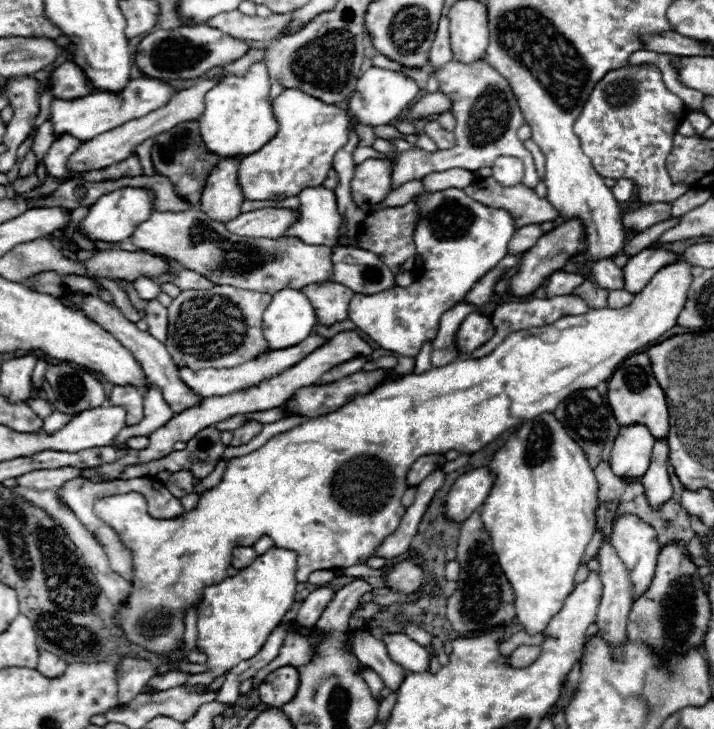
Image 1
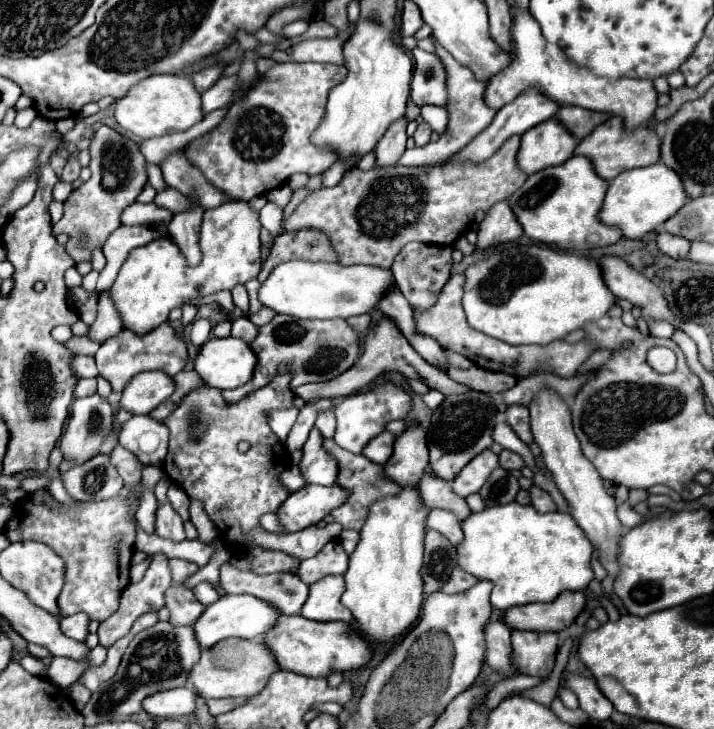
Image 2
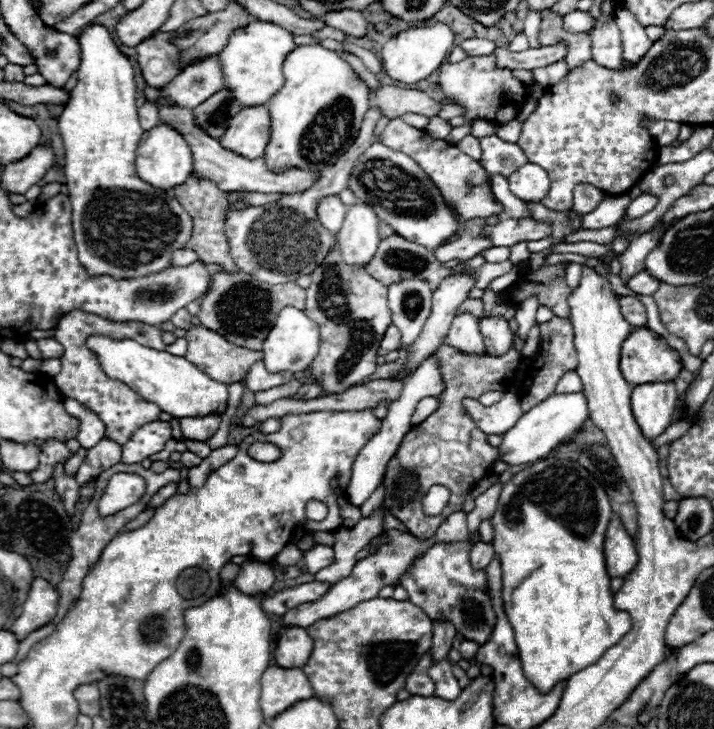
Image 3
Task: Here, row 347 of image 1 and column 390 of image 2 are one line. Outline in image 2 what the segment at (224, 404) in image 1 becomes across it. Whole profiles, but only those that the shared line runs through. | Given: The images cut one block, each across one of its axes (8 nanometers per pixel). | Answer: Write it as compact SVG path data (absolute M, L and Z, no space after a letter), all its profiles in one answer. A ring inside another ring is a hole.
M384 318L378 326L374 326L370 330L370 334L366 336L366 344L364 344L364 352L362 356L358 358L358 362L344 374L340 374L340 378L334 378L334 380L328 380L328 382L320 382L320 384L304 384L300 388L294 390L294 396L302 398L306 404L312 404L316 400L322 400L322 398L330 398L330 400L336 400L336 398L344 398L364 386L368 386L376 376L384 374L384 372L390 372L390 370L398 370L398 372L404 372L408 378L414 378L414 380L422 380L426 386L430 386L432 390L438 390L442 392L444 396L454 396L454 394L460 394L460 392L472 392L472 388L452 380L446 372L430 366L428 362L424 362L418 352L410 346L410 342L402 336L402 332L396 328L396 324L392 324L392 320Z

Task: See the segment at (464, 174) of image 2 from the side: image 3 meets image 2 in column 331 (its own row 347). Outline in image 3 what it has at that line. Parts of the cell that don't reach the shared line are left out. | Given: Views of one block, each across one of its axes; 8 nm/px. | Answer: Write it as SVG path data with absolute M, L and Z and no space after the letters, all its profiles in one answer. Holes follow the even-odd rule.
M192 326L188 328L188 352L186 352L186 360L196 364L198 370L206 372L210 378L220 380L224 384L234 384L234 382L242 382L246 372L250 370L250 366L258 360L262 360L262 352L254 352L254 350L244 350L232 342L228 342L224 336L204 328L204 326Z

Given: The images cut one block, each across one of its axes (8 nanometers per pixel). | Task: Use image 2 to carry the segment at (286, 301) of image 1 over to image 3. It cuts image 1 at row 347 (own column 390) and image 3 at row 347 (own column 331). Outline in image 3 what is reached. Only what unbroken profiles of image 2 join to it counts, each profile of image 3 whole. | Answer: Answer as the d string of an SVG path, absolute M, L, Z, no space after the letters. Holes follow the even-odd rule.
M292 306L284 308L282 314L278 314L276 324L272 326L272 332L268 334L268 338L264 340L264 366L268 372L300 372L306 370L312 360L318 354L318 346L320 346L320 332L316 322L312 322L302 310L296 310Z

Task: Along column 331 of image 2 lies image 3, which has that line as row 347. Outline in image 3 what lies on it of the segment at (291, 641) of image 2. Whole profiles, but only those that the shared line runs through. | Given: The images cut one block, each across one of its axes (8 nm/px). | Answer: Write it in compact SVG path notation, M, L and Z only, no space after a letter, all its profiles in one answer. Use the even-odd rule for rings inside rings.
M634 328L632 334L624 340L622 352L620 352L620 370L624 378L634 386L634 384L646 384L646 382L670 382L676 380L676 376L682 370L680 354L668 346L668 342L652 332L650 328Z

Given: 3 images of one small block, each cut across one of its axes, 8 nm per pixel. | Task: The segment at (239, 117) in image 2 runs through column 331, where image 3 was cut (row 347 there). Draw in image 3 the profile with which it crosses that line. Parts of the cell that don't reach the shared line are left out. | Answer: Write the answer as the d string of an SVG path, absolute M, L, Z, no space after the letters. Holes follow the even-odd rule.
M74 310L70 314L66 314L56 330L54 330L54 338L64 346L64 354L60 358L62 362L62 370L54 376L54 382L58 386L58 390L62 392L64 398L74 398L80 404L88 406L90 412L94 412L106 426L106 436L112 438L114 442L118 442L120 446L124 446L130 436L144 424L158 420L158 414L162 412L156 404L146 402L140 394L136 394L130 386L126 386L120 380L112 380L104 374L104 370L100 368L98 356L86 346L86 338L94 336L94 334L102 334L108 338L130 338L136 340L148 348L156 348L156 350L166 350L166 344L162 342L162 330L144 322L108 322L100 316L94 314L86 314L80 310Z

